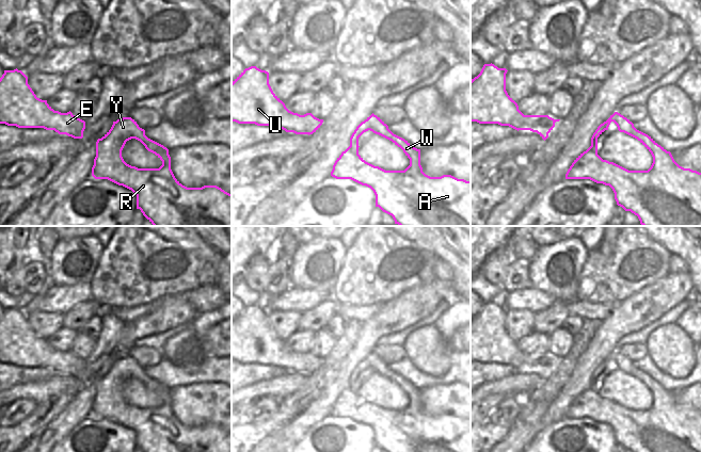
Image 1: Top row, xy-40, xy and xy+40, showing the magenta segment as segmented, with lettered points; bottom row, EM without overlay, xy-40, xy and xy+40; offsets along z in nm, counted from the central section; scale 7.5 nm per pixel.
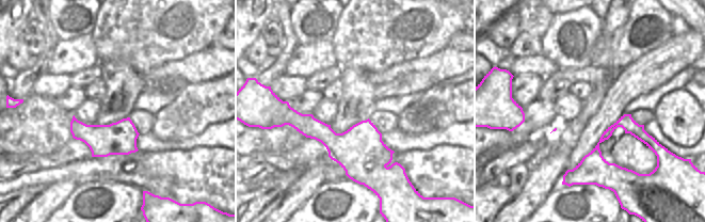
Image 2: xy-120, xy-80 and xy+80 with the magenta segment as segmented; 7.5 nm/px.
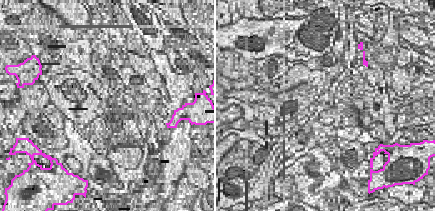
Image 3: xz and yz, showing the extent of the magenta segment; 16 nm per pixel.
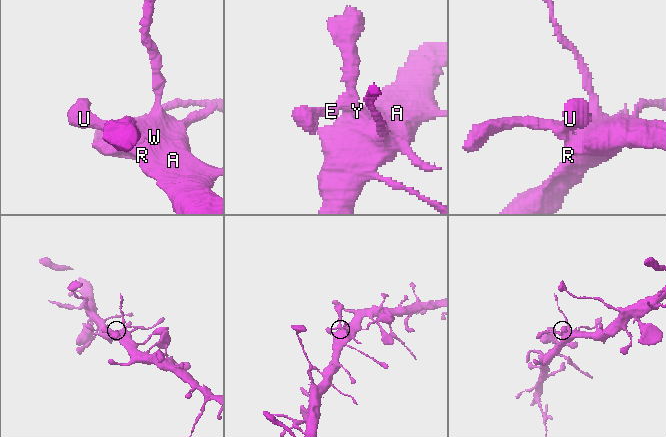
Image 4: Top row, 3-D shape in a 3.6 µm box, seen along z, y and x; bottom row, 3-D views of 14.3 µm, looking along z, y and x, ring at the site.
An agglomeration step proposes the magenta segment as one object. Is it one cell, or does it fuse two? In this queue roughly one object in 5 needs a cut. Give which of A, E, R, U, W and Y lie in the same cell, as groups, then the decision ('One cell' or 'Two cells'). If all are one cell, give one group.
Groups: A E R U W Y. One cell

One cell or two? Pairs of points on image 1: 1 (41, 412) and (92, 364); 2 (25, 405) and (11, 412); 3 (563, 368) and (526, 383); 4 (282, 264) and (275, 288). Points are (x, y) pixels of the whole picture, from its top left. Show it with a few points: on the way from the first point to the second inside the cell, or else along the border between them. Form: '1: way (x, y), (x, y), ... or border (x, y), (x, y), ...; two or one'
1: way (56, 405), (85, 378); one
2: way (21, 406), (14, 412); one
3: border (544, 380), (534, 389), (522, 393); two
4: way (282, 270), (284, 275), (280, 283); one

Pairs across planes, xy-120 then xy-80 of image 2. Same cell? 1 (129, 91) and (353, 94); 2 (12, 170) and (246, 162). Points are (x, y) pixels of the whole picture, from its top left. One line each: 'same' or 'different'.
1: same
2: different

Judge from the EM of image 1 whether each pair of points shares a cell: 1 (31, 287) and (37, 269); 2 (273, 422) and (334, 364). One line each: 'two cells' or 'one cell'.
1: one cell
2: one cell

